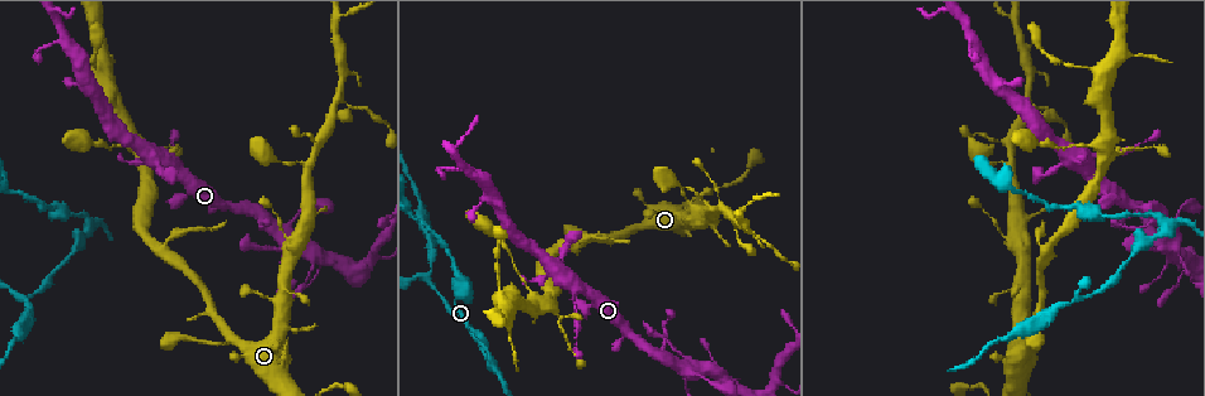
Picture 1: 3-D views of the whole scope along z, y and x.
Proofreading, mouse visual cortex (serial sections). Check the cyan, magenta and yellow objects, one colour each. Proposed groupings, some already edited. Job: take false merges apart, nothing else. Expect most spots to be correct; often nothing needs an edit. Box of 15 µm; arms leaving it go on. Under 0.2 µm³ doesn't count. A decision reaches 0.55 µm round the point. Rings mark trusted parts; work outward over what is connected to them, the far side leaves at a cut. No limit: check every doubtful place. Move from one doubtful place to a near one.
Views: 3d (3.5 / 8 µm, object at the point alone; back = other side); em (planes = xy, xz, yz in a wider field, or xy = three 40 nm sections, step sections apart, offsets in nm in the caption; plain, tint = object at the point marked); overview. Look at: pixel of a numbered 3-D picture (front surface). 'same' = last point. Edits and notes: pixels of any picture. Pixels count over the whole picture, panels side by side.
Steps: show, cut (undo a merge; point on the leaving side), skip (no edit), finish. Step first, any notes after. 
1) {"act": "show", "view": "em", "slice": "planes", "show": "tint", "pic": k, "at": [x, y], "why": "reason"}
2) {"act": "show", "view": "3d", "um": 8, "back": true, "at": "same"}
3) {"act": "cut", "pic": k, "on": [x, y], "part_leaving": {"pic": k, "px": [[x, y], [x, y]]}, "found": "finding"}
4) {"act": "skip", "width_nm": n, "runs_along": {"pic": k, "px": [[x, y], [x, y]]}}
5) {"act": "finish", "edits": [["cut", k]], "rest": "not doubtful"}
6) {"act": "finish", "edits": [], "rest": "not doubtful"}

{"act": "show", "view": "3d", "um": 3.5, "pic": 1, "at": [1163, 228], "why": "three-way junction"}

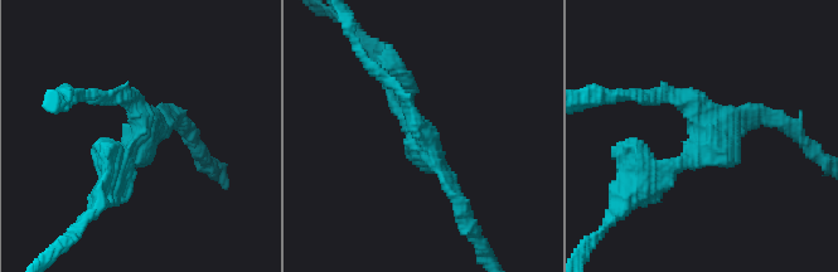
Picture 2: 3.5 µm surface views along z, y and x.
{"act": "show", "view": "em", "slice": "xy", "step": 5, "show": "tint", "pic": 2, "at": [142, 130], "arms": 3, "arm_widths_nm": [150, 150, 200]}

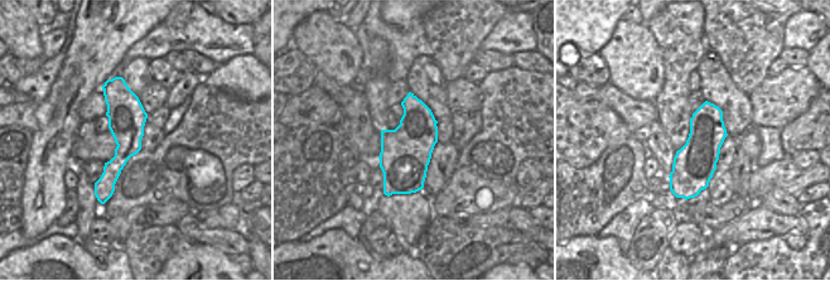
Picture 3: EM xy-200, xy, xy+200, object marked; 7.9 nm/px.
{"act": "skip", "found": "all the same cell"}

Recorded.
{"act": "show", "view": "3d", "um": 3.5, "pic": 1, "at": [428, 279], "why": "thin neck"}

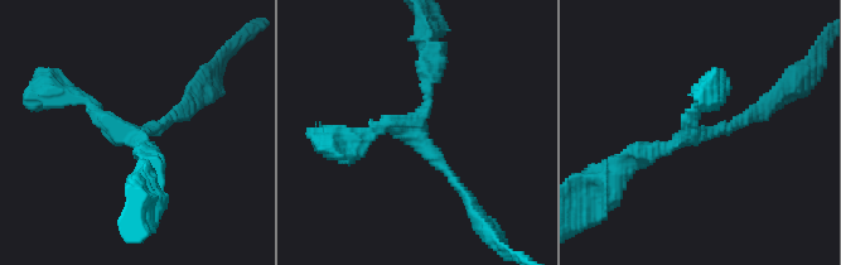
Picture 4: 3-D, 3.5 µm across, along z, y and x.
{"act": "show", "view": "em", "slice": "xy", "step": 5, "show": "tint", "pic": 4, "at": [414, 130], "arms": 3, "arm_widths_nm": [150, 200, 200], "why": "shape alone is not enough"}

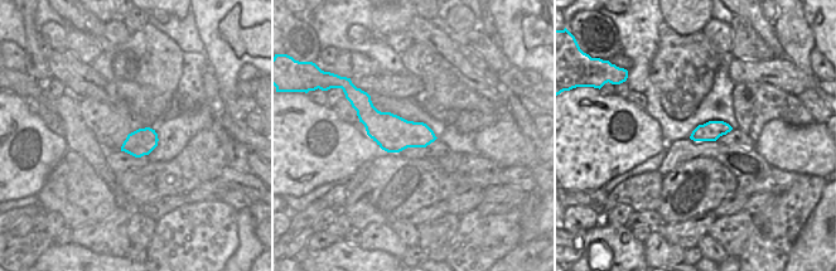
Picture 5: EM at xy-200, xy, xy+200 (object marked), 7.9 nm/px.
{"act": "skip", "width_nm": 300, "runs_along": {"pic": 4, "px": [[757, 112], [624, 167]]}, "found": "continuous, no second cell"}

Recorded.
{"act": "show", "view": "3d", "um": 8, "pic": 1, "at": [335, 95], "why": "a fork"}

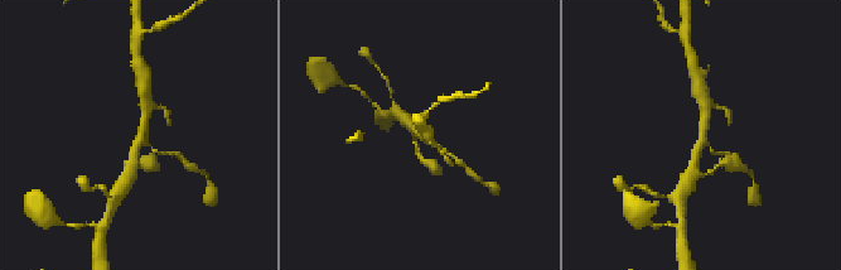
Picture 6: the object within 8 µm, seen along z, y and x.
{"act": "show", "view": "em", "slice": "xy", "step": 5, "show": "tint", "pic": 6, "at": [705, 136], "arms": 3, "arm_widths_nm": [100, 250, 300], "why": "now the EM"}

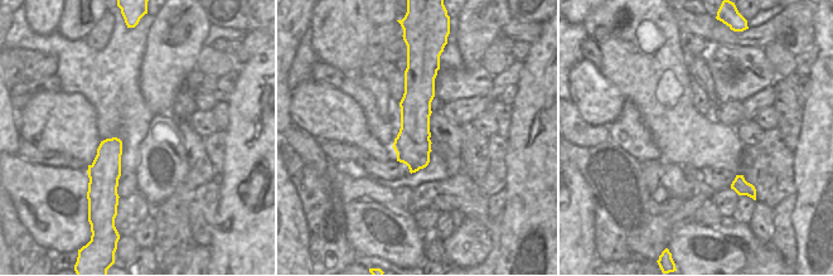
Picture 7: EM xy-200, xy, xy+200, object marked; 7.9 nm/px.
{"act": "skip", "runs_along": {"pic": 6, "px": [[131, 173], [144, 125], [144, 104]]}, "found": "one cell here"}

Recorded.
{"act": "finish", "edits": [], "rest": "not doubtful"}

